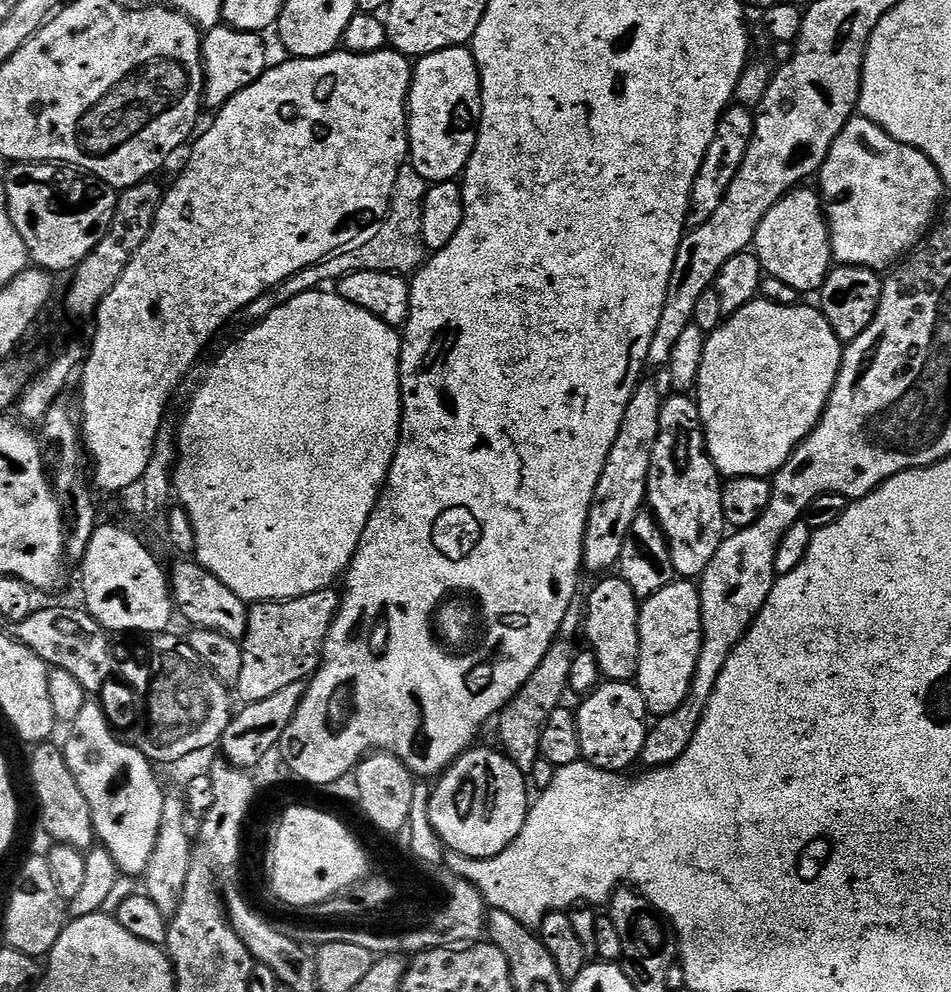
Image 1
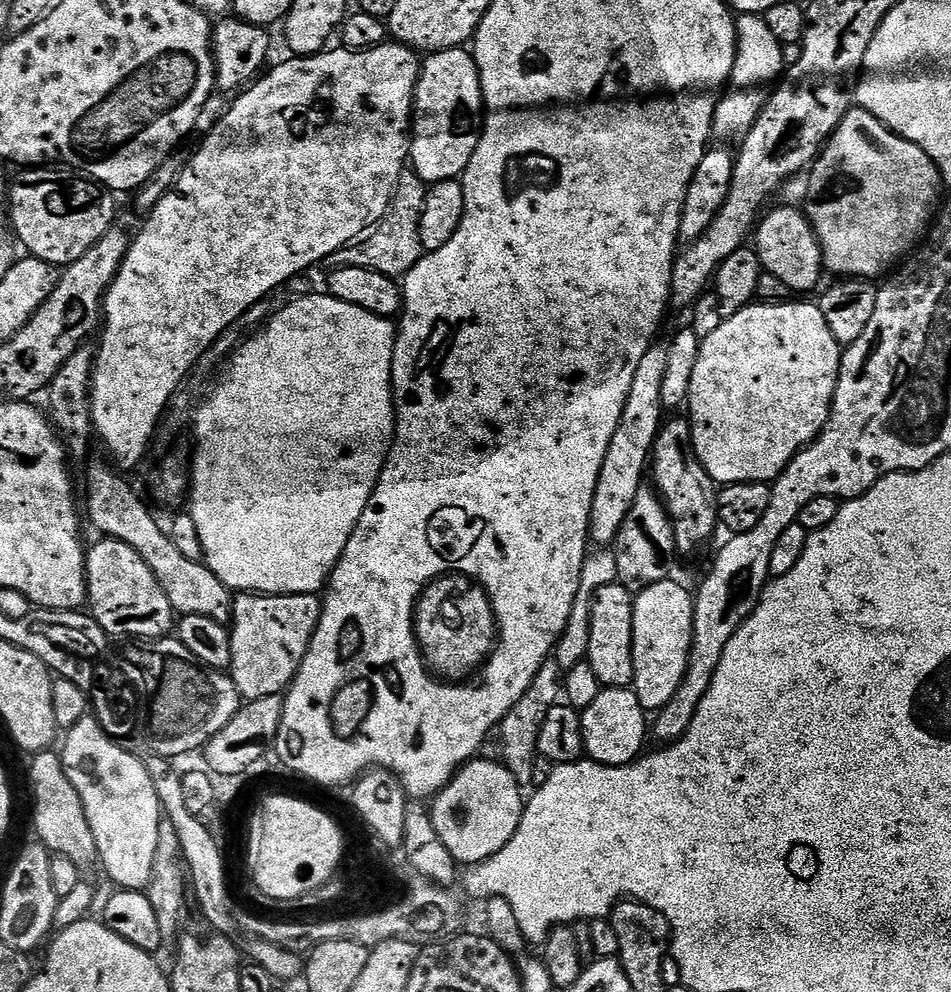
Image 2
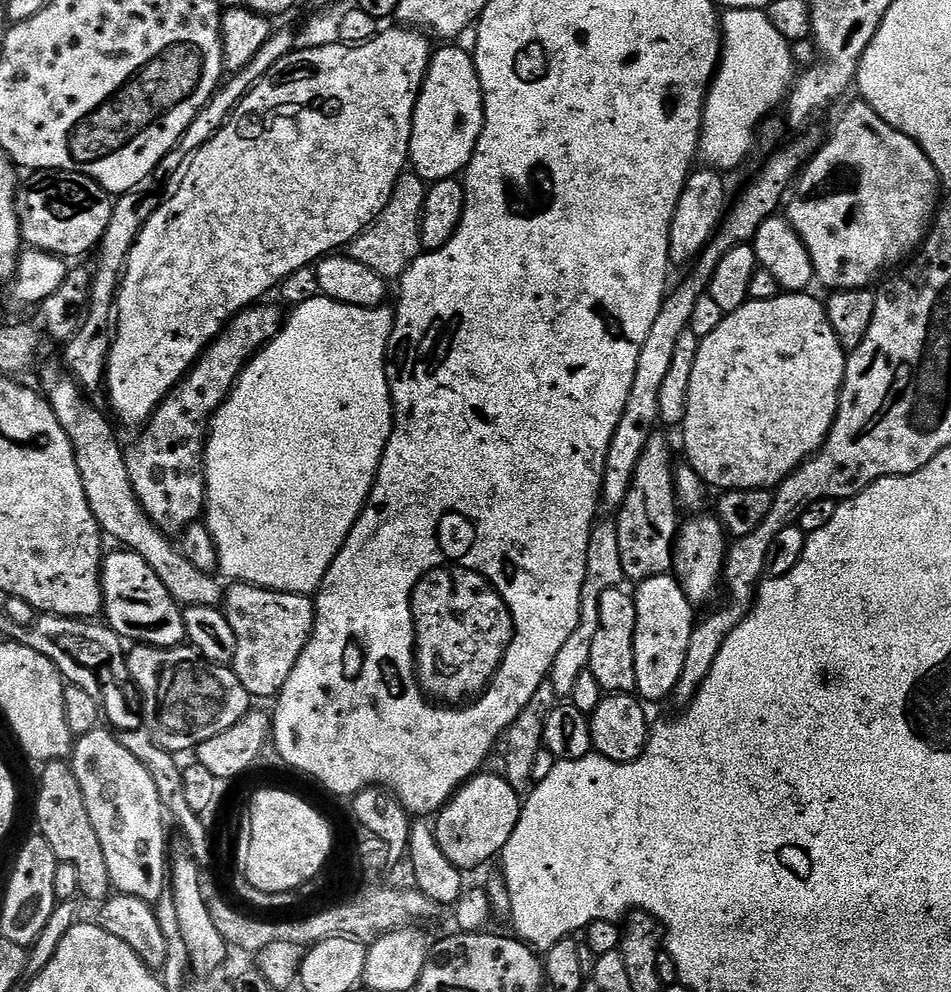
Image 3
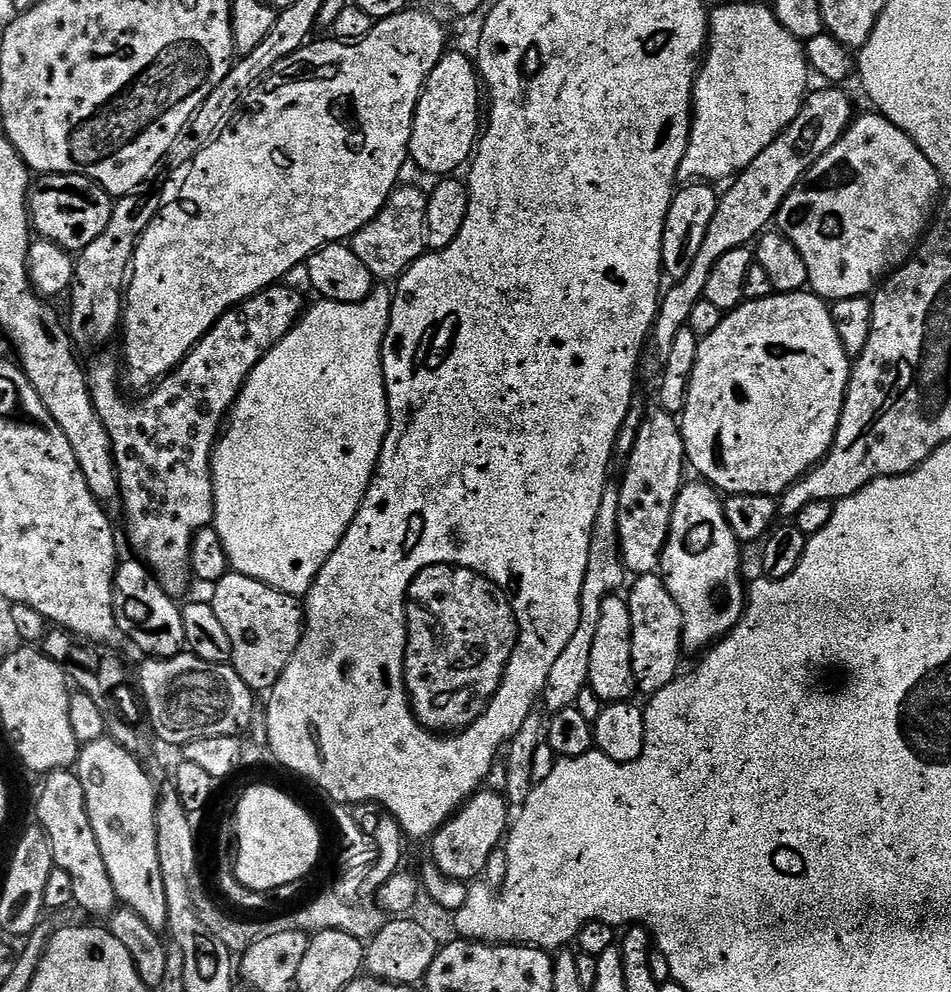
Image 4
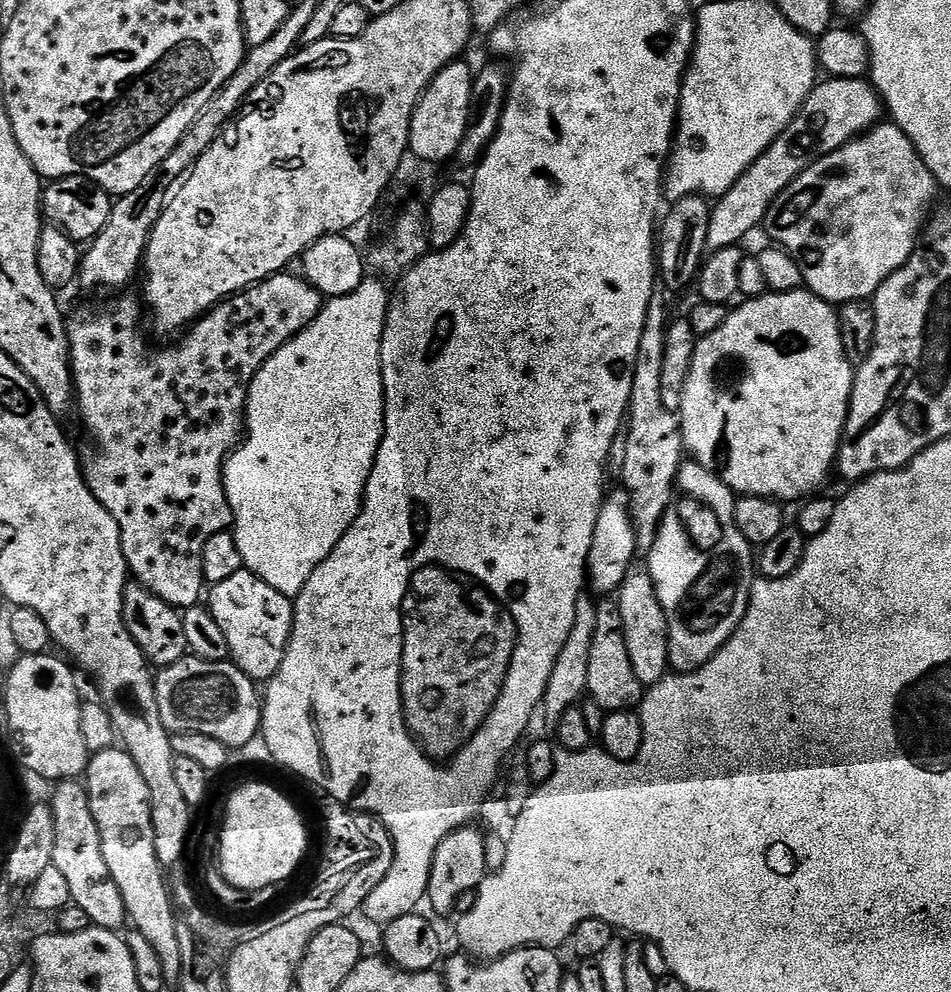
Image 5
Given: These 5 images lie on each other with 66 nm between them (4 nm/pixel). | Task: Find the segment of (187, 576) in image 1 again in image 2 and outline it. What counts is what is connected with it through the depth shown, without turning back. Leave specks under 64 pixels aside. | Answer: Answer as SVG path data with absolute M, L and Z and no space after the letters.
M107 459L95 460L86 468L88 516L92 519L93 526L100 531L99 535L109 540L121 540L126 542L126 546L138 550L142 562L146 562L154 578L158 578L162 594L170 598L173 613L180 616L202 614L204 618L214 618L228 624L232 619L233 589L227 588L207 564L184 557L178 546L174 546L171 535L165 529L164 532L160 529L159 522L152 517L152 512L144 505L143 498L120 477L123 475Z

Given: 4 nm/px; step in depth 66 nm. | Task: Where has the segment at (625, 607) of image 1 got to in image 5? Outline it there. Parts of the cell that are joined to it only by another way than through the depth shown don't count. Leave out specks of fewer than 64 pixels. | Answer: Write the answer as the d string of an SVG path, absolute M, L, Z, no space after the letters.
M619 603L600 604L596 608L596 616L592 620L592 639L588 642L586 692L605 713L635 709L646 695L645 685L638 682L634 666L630 666L630 650L626 650Z

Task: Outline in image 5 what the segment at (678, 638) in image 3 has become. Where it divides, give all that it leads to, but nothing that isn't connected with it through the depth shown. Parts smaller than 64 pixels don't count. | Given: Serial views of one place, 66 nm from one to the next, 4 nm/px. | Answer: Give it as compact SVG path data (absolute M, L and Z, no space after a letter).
M629 571L628 577L620 585L618 603L622 614L622 626L626 634L626 650L630 650L630 666L634 666L634 674L640 684L651 686L658 683L670 668L668 662L668 623L666 622L666 614L658 602L654 582L648 577L647 571L636 571Z

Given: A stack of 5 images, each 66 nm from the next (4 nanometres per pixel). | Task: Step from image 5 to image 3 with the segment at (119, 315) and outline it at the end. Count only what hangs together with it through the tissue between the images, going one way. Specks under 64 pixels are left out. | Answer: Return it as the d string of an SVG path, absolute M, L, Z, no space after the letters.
M257 302L243 312L237 312L223 332L204 349L204 355L192 365L191 372L168 393L168 396L156 407L151 420L143 425L140 437L127 449L130 482L140 499L140 505L160 531L165 534L183 533L189 524L195 524L205 515L208 487L204 481L204 445L208 435L209 421L212 415L220 409L220 405L232 393L236 379L244 371L249 360L280 333L280 328L286 319L285 313L279 312L269 302Z

